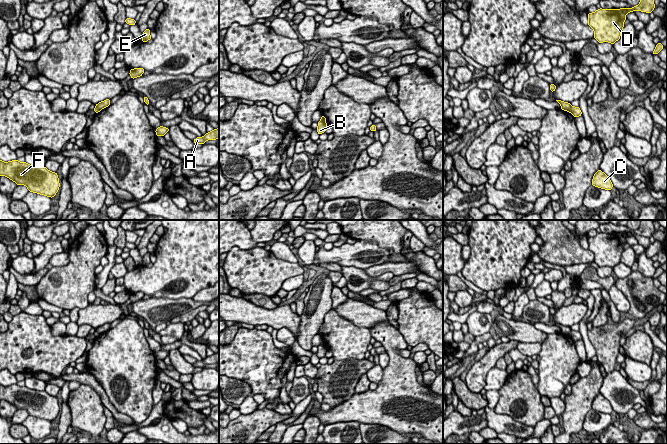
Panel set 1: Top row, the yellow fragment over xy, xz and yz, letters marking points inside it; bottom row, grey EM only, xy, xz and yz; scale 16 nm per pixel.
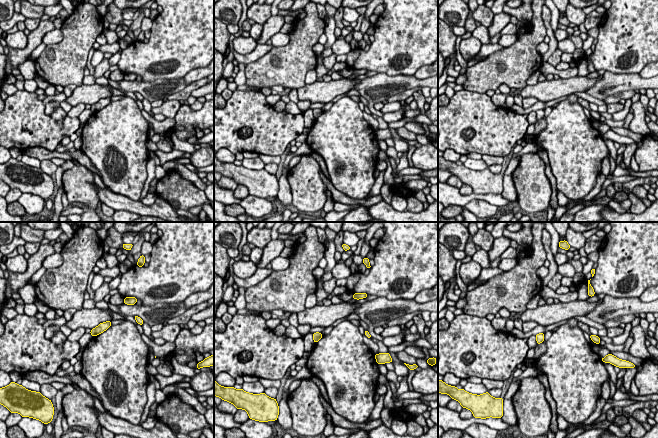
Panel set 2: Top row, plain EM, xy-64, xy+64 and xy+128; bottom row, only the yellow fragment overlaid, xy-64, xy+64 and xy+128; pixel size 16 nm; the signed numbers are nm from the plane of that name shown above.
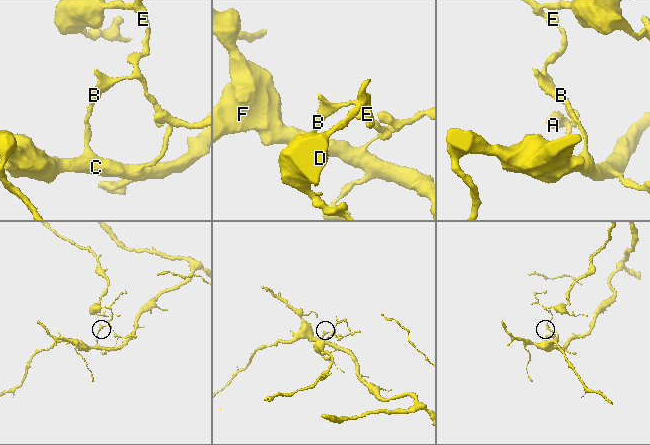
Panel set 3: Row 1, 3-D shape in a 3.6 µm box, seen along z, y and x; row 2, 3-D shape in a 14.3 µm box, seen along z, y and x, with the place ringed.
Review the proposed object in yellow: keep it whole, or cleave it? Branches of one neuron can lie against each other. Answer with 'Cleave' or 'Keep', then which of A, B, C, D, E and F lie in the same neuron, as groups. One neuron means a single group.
Cleave. Groups: A B C F / D E

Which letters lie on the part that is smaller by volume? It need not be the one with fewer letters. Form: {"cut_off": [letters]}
{"cut_off": ["D", "E"]}

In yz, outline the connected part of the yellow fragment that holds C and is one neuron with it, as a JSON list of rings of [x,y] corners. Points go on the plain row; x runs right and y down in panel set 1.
[[[600,393],[594,398],[592,403],[592,409],[606,414],[611,414],[613,411],[610,402]]]

